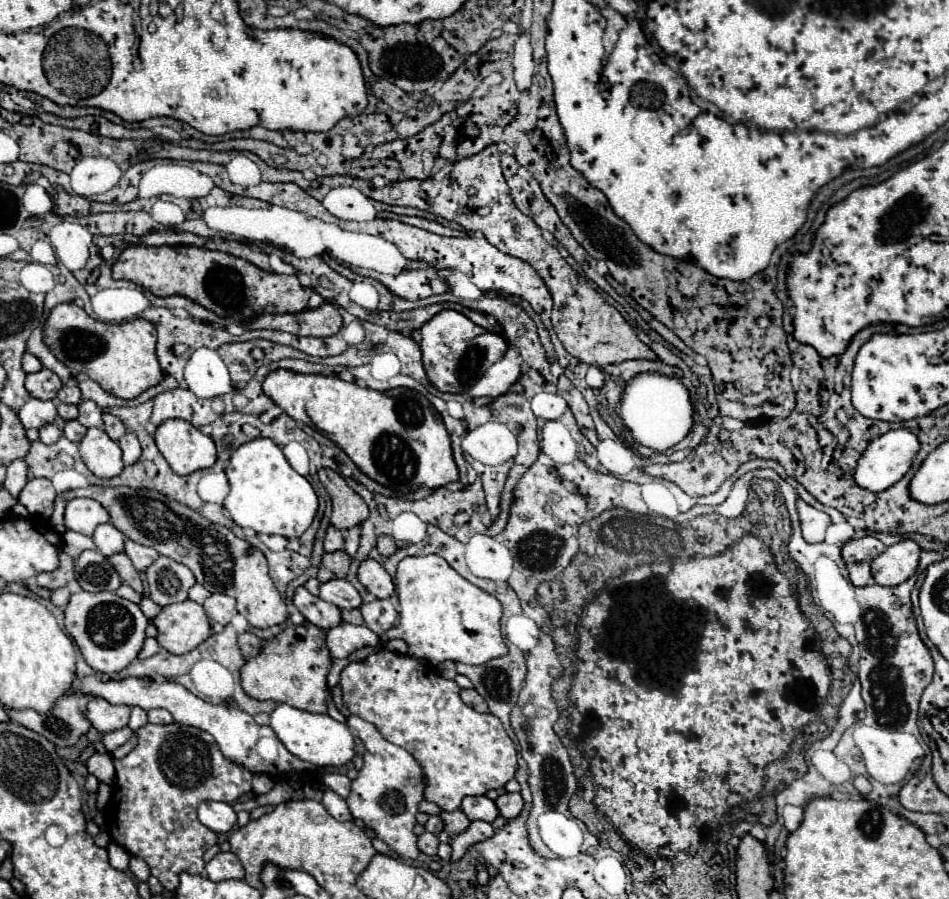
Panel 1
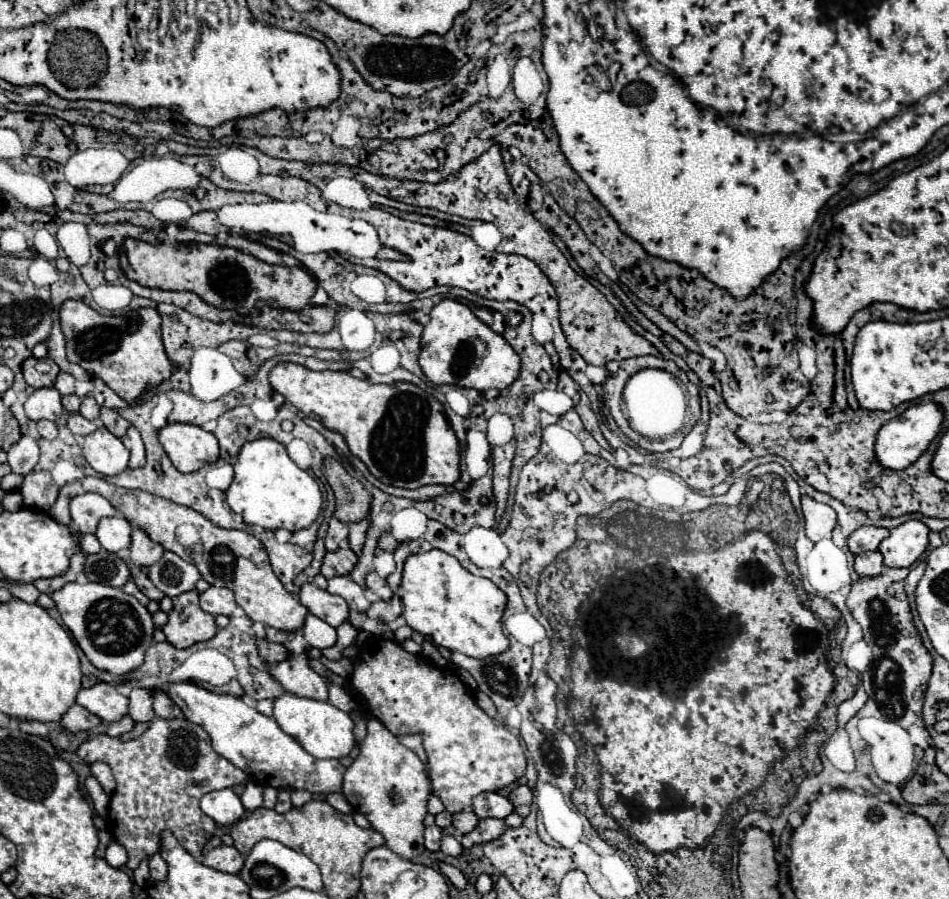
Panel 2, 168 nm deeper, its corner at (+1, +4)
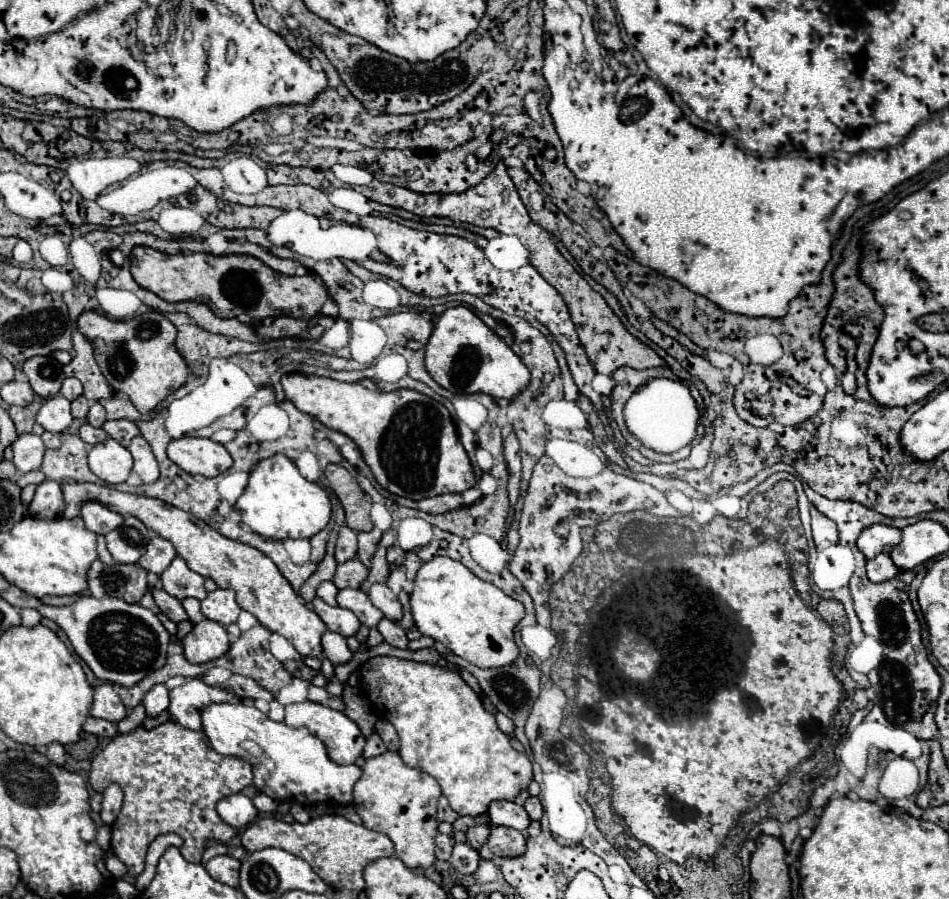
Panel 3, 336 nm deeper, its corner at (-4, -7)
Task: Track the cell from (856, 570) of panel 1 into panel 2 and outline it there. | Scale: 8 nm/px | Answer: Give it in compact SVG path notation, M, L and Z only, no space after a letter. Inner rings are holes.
M869 551L855 557L855 571L859 577L877 577L883 571L883 557L879 551Z

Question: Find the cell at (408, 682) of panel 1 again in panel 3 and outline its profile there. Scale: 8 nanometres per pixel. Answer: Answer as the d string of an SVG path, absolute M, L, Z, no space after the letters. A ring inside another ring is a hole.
M379 656L363 664L361 679L367 696L370 697L370 692L376 692L372 694L376 708L382 712L382 716L386 716L386 720L394 724L400 736L400 748L404 748L404 752L398 754L402 762L410 768L430 774L440 784L442 794L460 816L484 814L488 804L494 800L514 800L532 780L532 762L526 754L512 748L510 736L496 726L494 714L484 710L480 696L462 680L460 672L442 668L438 664ZM378 680L380 685L372 690L371 683L375 681L376 684Z

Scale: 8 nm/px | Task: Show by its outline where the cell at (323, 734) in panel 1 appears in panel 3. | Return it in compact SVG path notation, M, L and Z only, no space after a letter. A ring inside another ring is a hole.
M310 700L300 702L300 704L288 704L284 722L294 726L294 728L308 728L314 736L318 736L326 744L328 754L336 764L352 764L352 762L356 762L356 758L362 756L362 748L366 744L366 738L362 736L356 722L352 722L346 714L342 714L338 710L332 710L328 706L322 706L318 702L310 702Z

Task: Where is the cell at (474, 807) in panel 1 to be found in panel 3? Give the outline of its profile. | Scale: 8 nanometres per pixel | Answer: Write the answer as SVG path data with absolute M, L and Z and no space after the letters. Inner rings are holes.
M500 800L490 804L488 814L490 814L492 826L508 826L516 830L526 830L530 826L530 818L524 806L510 800Z

